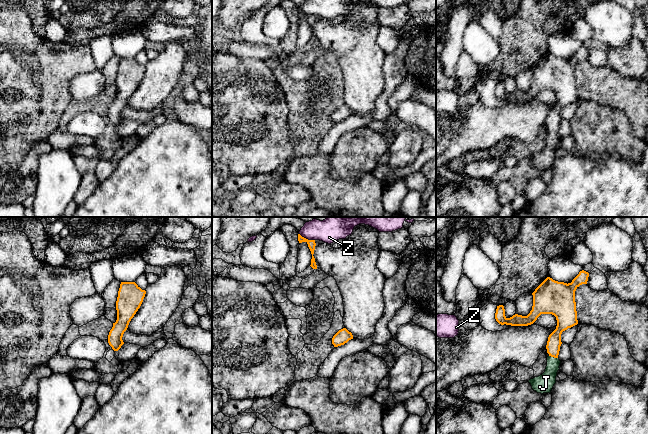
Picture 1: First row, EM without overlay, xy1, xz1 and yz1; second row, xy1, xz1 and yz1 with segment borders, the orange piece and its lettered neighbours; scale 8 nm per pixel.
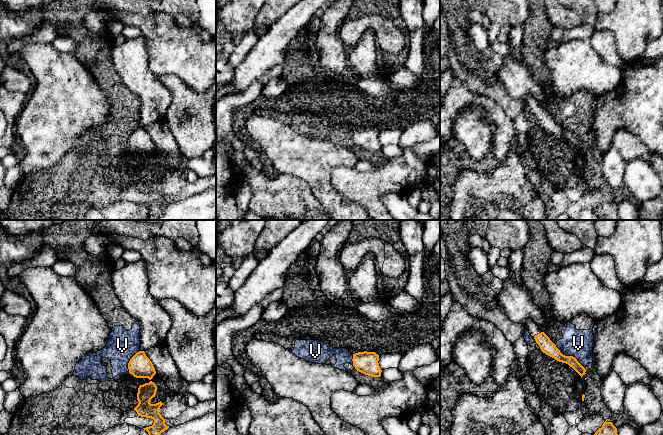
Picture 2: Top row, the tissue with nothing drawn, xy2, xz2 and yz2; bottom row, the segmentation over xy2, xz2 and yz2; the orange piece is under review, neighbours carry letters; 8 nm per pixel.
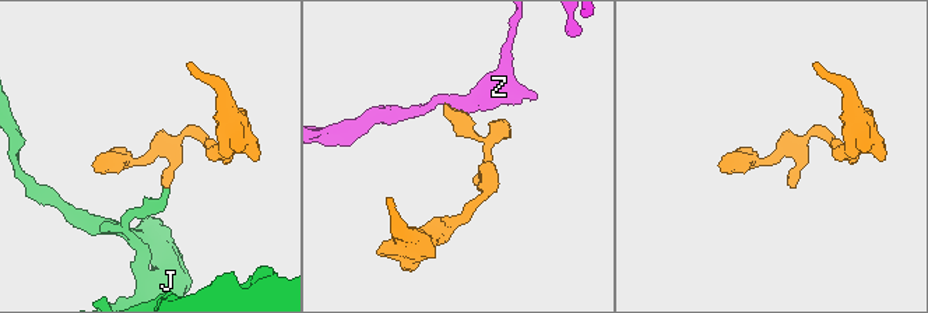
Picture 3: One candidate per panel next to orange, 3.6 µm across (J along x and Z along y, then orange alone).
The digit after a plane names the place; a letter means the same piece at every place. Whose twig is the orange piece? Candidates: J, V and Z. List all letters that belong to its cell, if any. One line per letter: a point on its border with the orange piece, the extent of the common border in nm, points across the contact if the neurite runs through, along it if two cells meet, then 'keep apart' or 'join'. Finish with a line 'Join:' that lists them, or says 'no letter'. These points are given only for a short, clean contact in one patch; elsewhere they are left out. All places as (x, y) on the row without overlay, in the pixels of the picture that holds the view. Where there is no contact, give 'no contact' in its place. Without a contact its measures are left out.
J: contact yz1 (553, 132); length 80 nm; way yz1 (554, 118), (553, 132), (553, 142), (544, 159); join
V: contact yz2 (570, 132); length 320 nm; keep apart
Z: contact xz1 (307, 15); length 140 nm; border xz1 (299, 9), (308, 15), (314, 16); keep apart
Join: J

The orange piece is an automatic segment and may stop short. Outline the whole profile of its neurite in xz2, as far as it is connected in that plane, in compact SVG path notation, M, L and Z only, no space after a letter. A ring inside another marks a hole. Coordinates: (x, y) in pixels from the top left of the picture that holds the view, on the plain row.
M358 128L353 130L353 142L355 145L371 153L380 153L379 131L375 128Z

